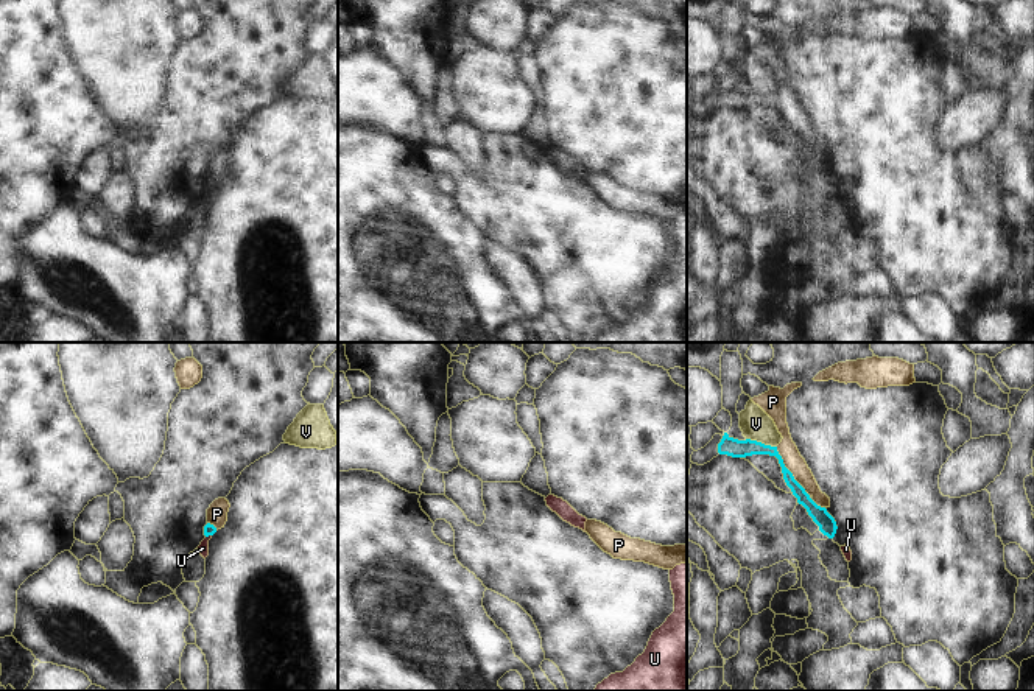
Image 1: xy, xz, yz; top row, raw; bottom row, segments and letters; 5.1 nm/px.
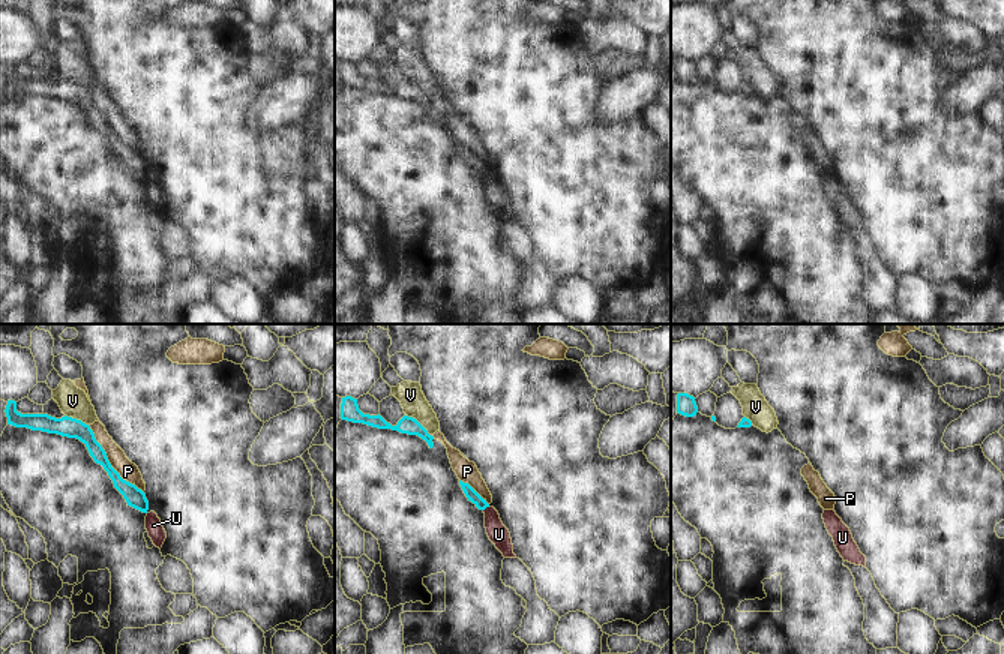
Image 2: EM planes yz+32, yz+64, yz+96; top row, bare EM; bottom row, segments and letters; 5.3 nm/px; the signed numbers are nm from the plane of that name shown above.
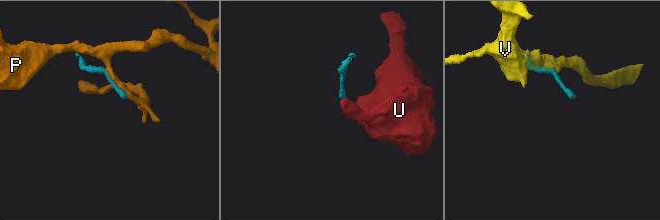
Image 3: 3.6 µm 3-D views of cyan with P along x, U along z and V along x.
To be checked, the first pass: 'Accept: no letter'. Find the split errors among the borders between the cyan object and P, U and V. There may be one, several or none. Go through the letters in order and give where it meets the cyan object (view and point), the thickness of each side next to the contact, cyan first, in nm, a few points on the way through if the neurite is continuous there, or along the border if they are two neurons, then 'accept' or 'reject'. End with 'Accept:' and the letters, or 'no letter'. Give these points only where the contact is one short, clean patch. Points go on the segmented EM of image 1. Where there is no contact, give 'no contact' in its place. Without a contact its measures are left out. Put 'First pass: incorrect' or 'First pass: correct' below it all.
P: yz (790, 472) | 80/100 nm | reject
U: xy (207, 536) | 60/60 nm | along xy (211, 534), (206, 537) | reject
V: yz (760, 442) | 100/160 nm | along yz (746, 438), (776, 447) | reject
Accept: no letter
First pass: correct

